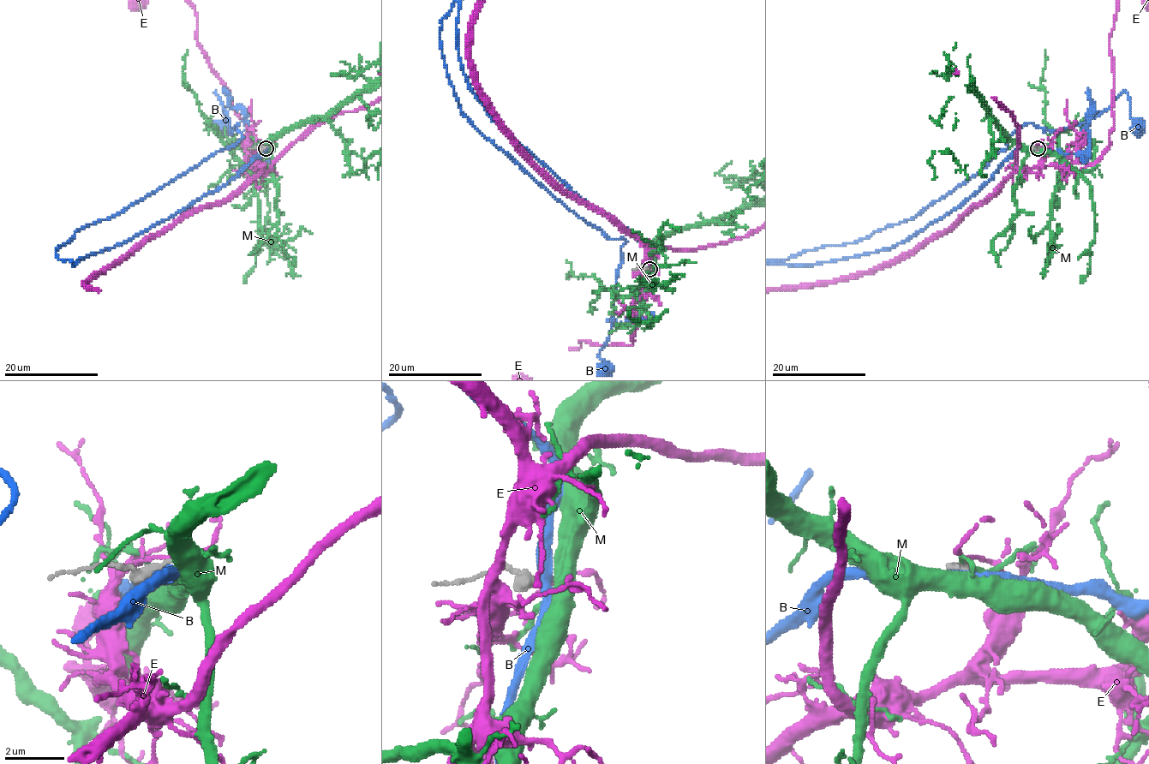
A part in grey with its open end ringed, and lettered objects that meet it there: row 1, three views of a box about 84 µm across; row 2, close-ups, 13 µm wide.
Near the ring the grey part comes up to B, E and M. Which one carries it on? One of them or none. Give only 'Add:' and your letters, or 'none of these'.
Add: none of these

